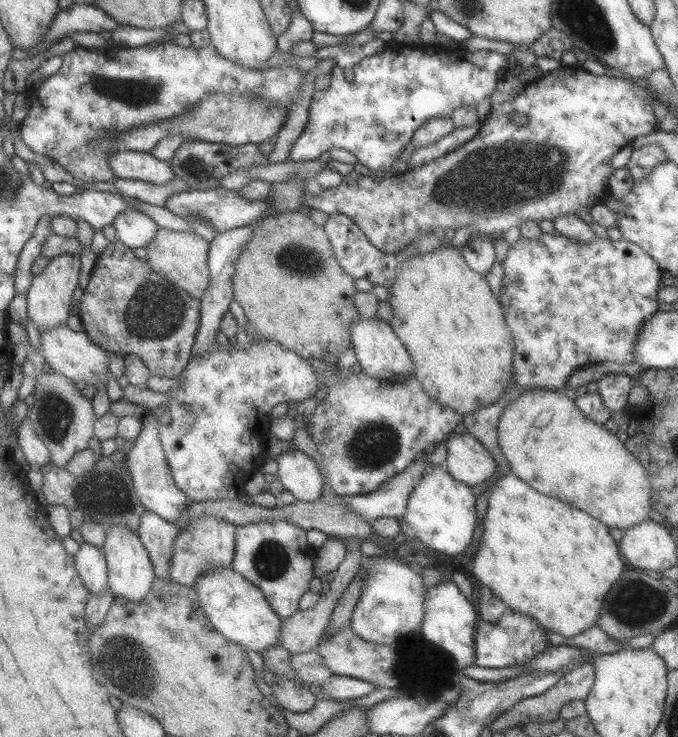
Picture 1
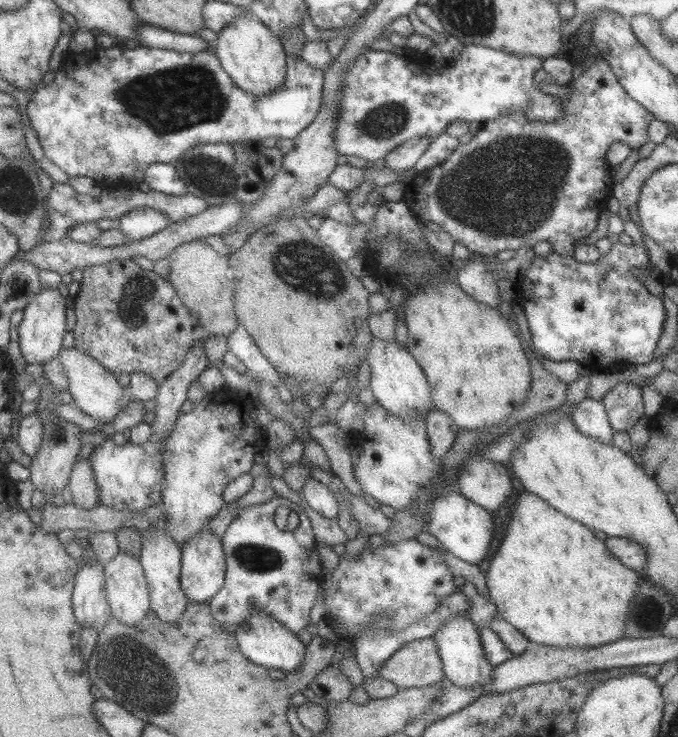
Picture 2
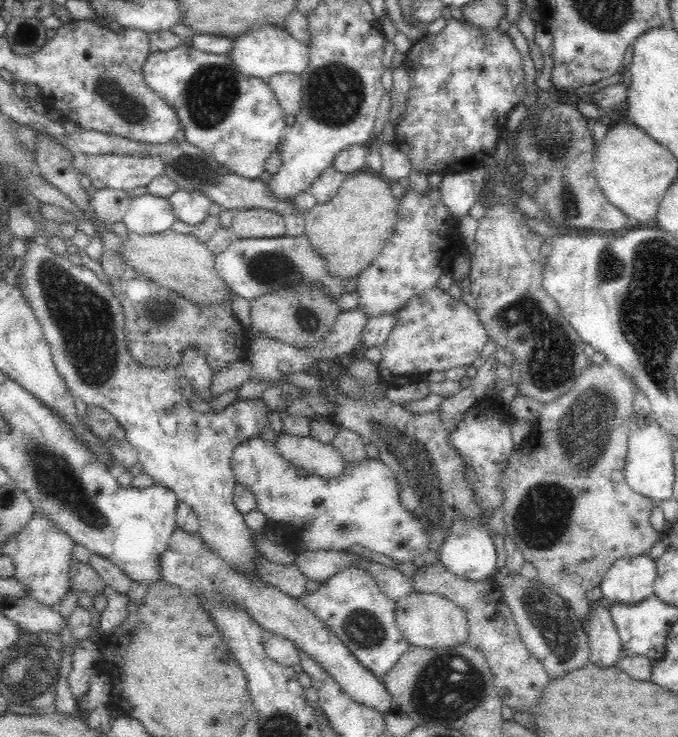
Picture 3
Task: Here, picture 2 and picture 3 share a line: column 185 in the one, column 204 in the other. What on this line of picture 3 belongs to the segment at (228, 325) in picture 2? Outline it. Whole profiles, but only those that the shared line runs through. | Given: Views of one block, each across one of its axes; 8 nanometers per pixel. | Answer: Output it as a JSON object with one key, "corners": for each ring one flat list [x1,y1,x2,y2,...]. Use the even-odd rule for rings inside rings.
{"corners":[[174,230,162,234,140,236,130,232,122,244,124,260,148,280,154,280,162,288,178,292,178,296,190,300,198,308,228,306,232,308,232,288,216,272,216,254,210,252,208,244,200,242,194,234,178,234]]}

